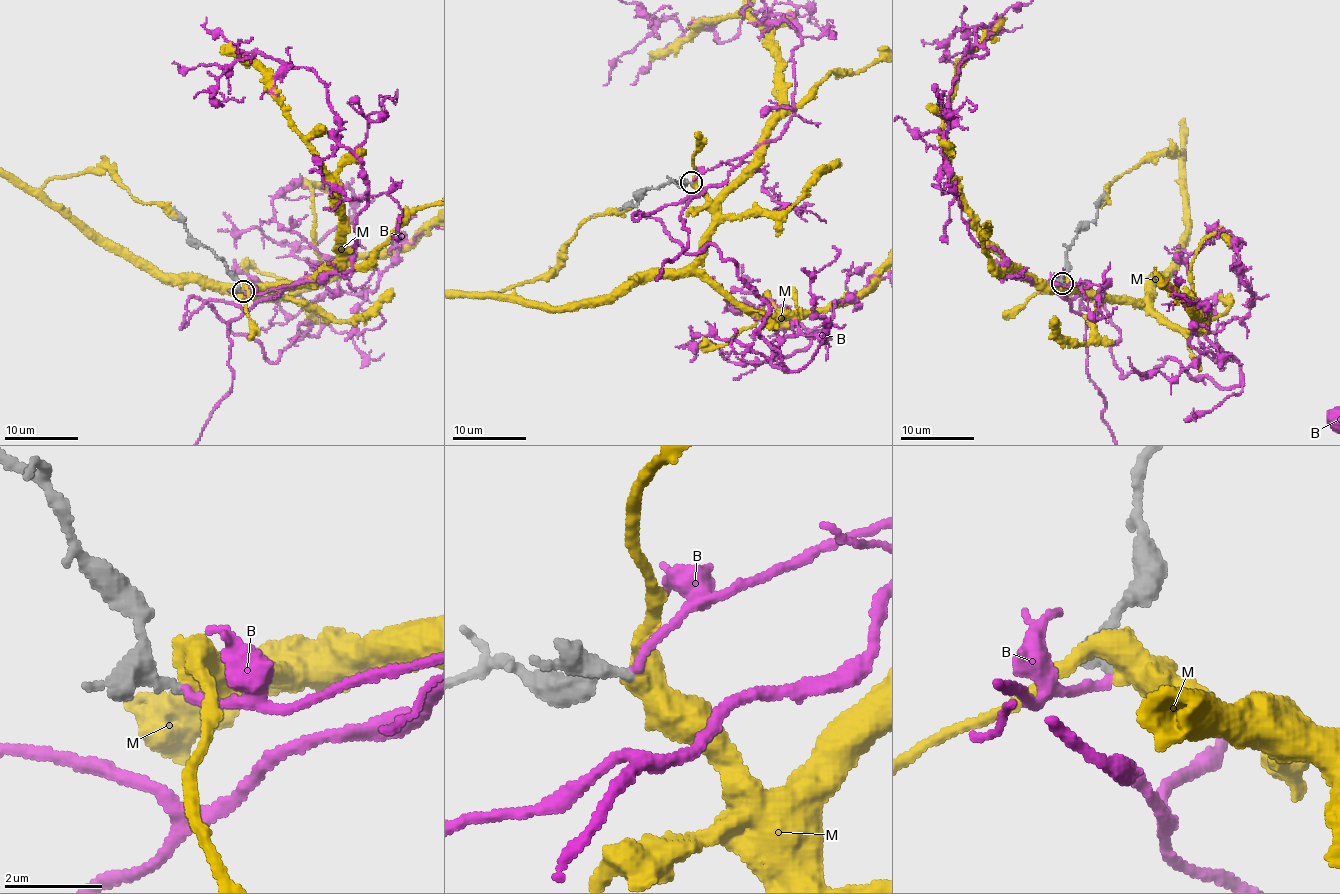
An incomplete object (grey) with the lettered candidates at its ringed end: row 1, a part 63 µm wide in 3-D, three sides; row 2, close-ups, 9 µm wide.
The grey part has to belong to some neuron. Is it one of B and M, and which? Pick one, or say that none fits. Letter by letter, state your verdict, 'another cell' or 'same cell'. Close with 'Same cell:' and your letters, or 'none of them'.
B: same cell
M: another cell
Same cell: B

